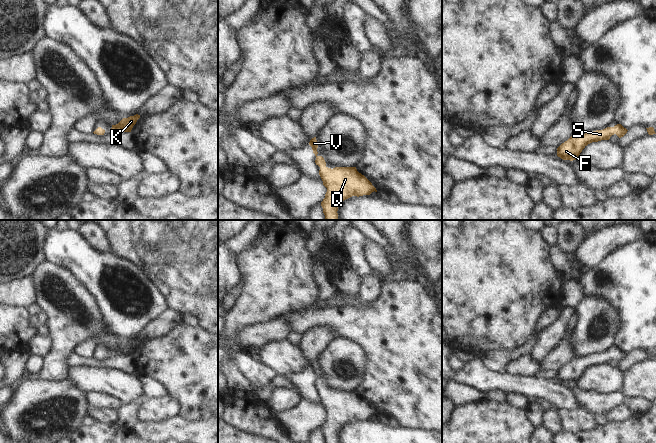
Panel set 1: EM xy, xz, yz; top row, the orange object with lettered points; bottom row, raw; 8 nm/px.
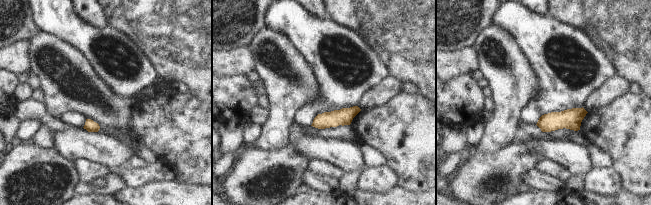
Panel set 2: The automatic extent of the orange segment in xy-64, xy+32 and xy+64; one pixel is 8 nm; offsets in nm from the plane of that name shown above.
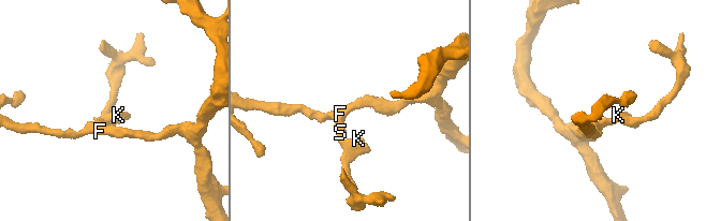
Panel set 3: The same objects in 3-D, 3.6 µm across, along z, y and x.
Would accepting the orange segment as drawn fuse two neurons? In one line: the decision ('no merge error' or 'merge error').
no merge error

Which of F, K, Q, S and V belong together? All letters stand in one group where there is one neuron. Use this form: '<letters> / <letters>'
F K Q S V

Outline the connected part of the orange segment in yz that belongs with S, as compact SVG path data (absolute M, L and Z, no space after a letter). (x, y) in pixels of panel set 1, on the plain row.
M617 348L614 351L607 351L603 354L596 354L581 359L572 359L557 372L557 380L563 384L577 384L582 374L588 368L601 364L609 364L614 358L621 362L627 357L627 355L628 354L621 348Z

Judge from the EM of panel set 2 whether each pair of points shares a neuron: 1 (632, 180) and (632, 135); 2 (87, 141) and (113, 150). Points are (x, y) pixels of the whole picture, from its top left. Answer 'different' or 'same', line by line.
1: same
2: same

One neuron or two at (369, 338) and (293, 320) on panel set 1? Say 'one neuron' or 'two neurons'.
one neuron

